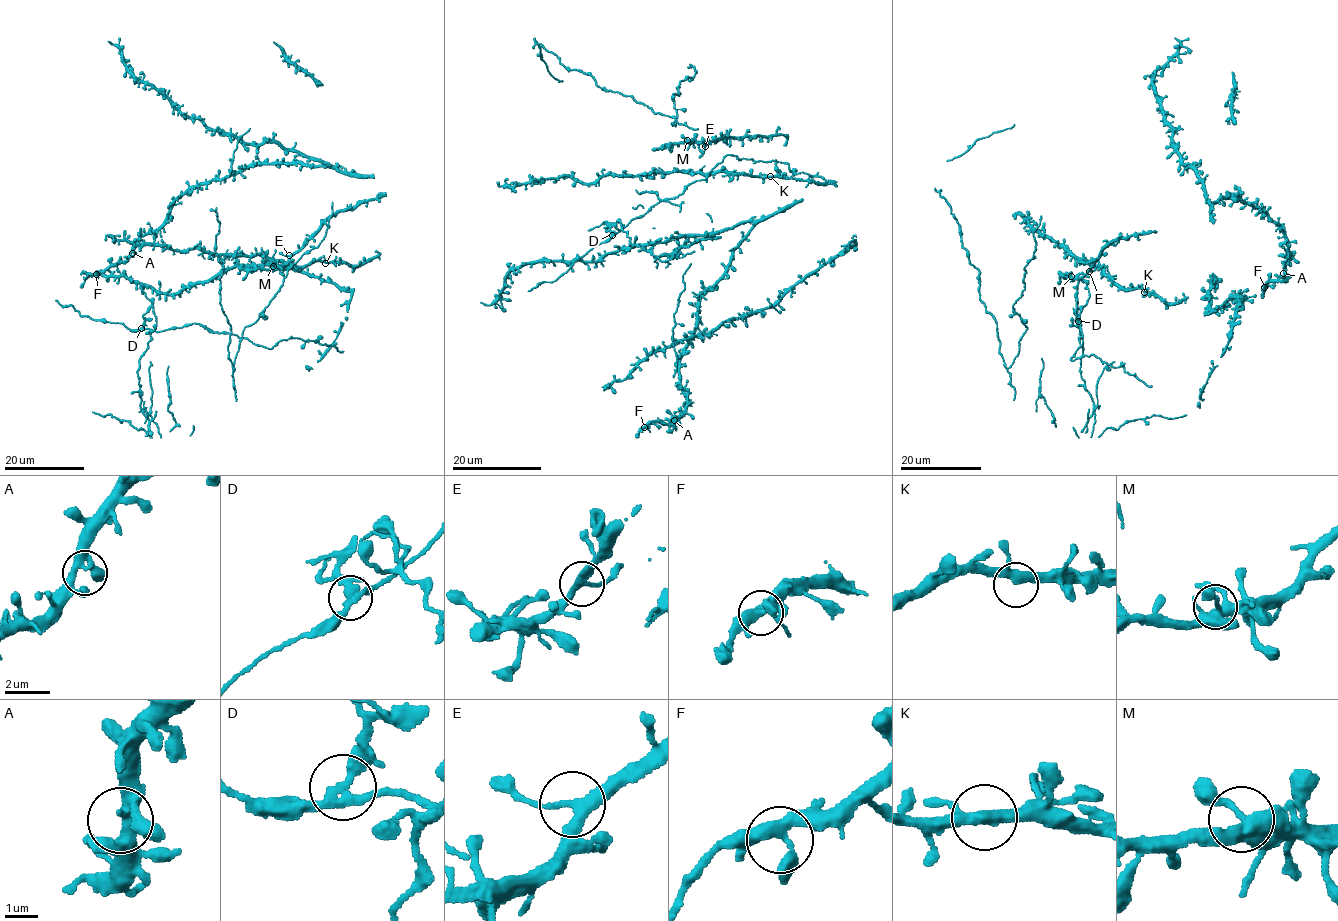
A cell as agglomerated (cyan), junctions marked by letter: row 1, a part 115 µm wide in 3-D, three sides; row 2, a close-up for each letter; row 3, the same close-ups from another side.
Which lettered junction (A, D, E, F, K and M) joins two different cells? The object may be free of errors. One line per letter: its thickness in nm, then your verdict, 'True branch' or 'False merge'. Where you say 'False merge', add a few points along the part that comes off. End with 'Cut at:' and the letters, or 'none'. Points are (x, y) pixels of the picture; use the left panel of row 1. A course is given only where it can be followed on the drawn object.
A: Thickness 320 nm. True branch
D: Thickness 280 nm. False merge
E: Thickness 280 nm. True branch
F: Thickness 360 nm. True branch
K: Thickness 320 nm. True branch
M: Thickness 280 nm. True branch
Cut at: D

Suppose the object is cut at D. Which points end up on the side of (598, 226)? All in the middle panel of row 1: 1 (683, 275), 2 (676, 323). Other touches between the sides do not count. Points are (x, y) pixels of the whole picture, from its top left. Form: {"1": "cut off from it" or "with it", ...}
{"1": "with it", "2": "with it"}

